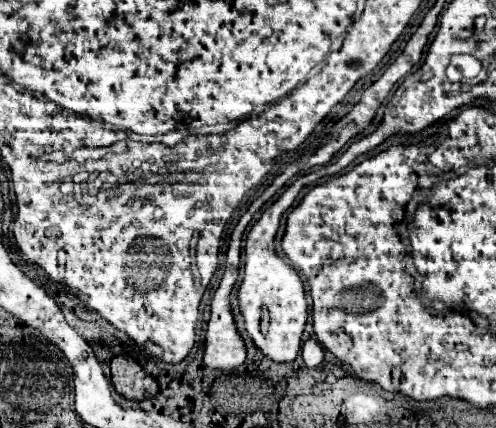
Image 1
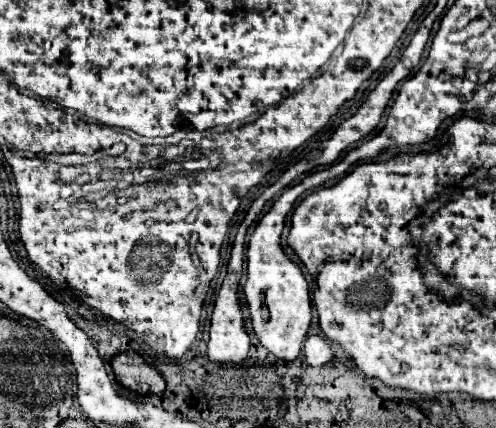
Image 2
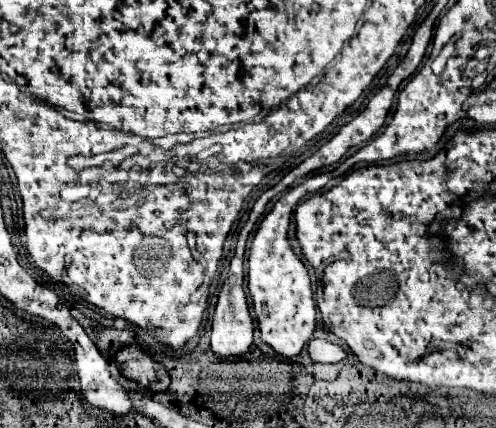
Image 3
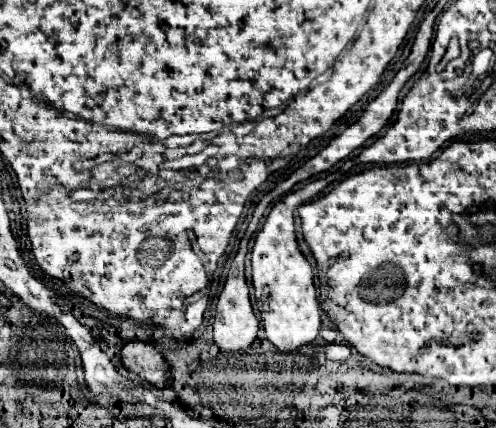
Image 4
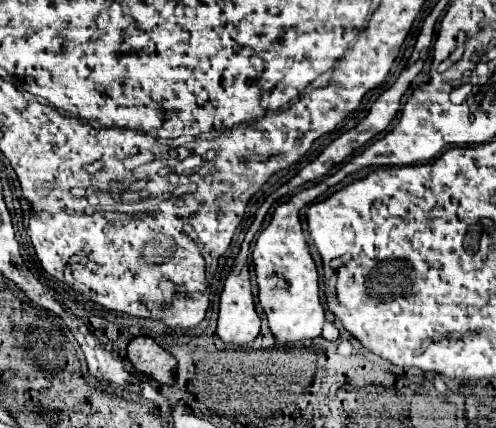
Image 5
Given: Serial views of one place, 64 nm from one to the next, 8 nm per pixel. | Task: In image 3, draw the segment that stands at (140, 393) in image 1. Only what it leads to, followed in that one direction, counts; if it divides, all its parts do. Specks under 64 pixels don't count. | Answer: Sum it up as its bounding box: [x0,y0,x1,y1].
[116,346,170,392]

